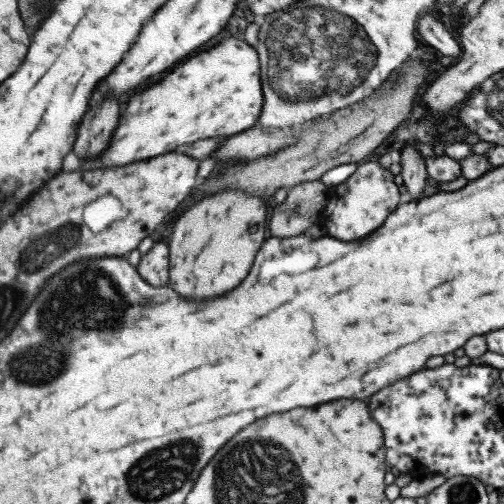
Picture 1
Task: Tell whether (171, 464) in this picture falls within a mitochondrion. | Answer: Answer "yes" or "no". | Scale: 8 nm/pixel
yes

